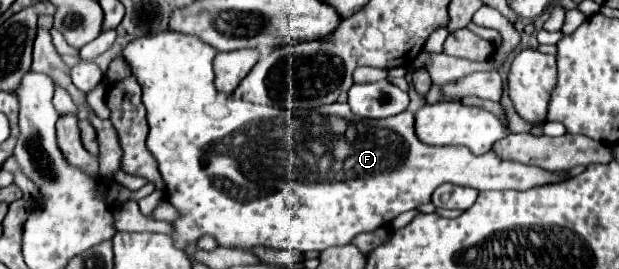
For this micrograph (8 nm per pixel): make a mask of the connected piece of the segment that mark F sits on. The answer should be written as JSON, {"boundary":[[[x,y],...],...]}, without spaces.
{"boundary":[[[172,30],[160,32],[160,34],[156,34],[156,36],[144,36],[144,38],[138,38],[138,40],[130,42],[130,44],[124,48],[124,52],[122,52],[122,56],[126,58],[126,62],[132,66],[132,72],[134,72],[134,76],[136,76],[138,84],[142,86],[142,102],[144,102],[144,106],[146,106],[146,118],[148,118],[148,126],[150,126],[150,132],[148,132],[148,138],[146,138],[146,148],[150,150],[150,154],[154,156],[154,160],[158,162],[158,170],[160,170],[160,174],[162,174],[162,178],[164,178],[164,182],[166,182],[166,194],[168,194],[170,204],[182,214],[182,218],[174,222],[174,234],[172,234],[172,238],[174,238],[176,248],[184,248],[186,244],[196,242],[202,234],[212,234],[212,236],[216,238],[218,246],[226,246],[226,248],[232,248],[232,246],[248,246],[248,248],[250,248],[250,246],[266,246],[266,248],[282,248],[282,250],[298,250],[298,252],[308,252],[308,250],[318,250],[318,252],[320,252],[320,250],[330,248],[330,246],[344,246],[344,244],[352,242],[354,236],[358,236],[358,234],[362,234],[362,232],[372,232],[372,230],[376,230],[376,228],[380,228],[380,226],[390,226],[392,220],[394,220],[396,216],[400,216],[402,212],[408,212],[408,210],[414,210],[414,208],[418,208],[418,206],[422,206],[422,204],[432,202],[432,192],[434,192],[440,184],[444,184],[444,182],[452,182],[452,184],[458,184],[458,186],[470,186],[470,188],[474,188],[474,190],[510,190],[510,188],[512,188],[512,190],[528,190],[528,188],[532,188],[532,186],[550,184],[550,182],[560,182],[560,180],[566,178],[564,172],[546,172],[546,170],[542,170],[542,168],[534,168],[534,166],[526,166],[526,164],[518,164],[518,162],[510,162],[510,160],[500,160],[494,152],[476,156],[476,154],[472,154],[468,148],[452,148],[452,146],[438,148],[438,146],[426,146],[426,144],[422,144],[422,142],[416,138],[416,134],[414,134],[414,114],[408,112],[408,110],[402,112],[402,114],[398,114],[398,116],[384,118],[384,120],[368,120],[368,118],[358,118],[358,116],[354,116],[352,110],[348,108],[348,104],[338,104],[338,102],[334,102],[334,104],[330,104],[330,106],[322,106],[322,108],[312,110],[312,114],[310,114],[310,124],[306,124],[306,120],[304,120],[304,124],[298,124],[296,128],[294,128],[294,126],[288,126],[288,120],[286,120],[288,114],[286,114],[284,110],[280,110],[280,116],[278,116],[278,110],[272,108],[272,106],[264,106],[264,108],[262,108],[260,104],[250,104],[250,102],[246,102],[246,100],[236,100],[232,94],[222,94],[222,92],[218,92],[218,90],[214,88],[214,70],[212,70],[212,68],[214,68],[212,62],[214,62],[214,56],[216,56],[216,54],[218,54],[216,48],[204,44],[204,42],[198,40],[196,36],[188,36],[188,34],[182,34],[182,32],[172,32]]]}

